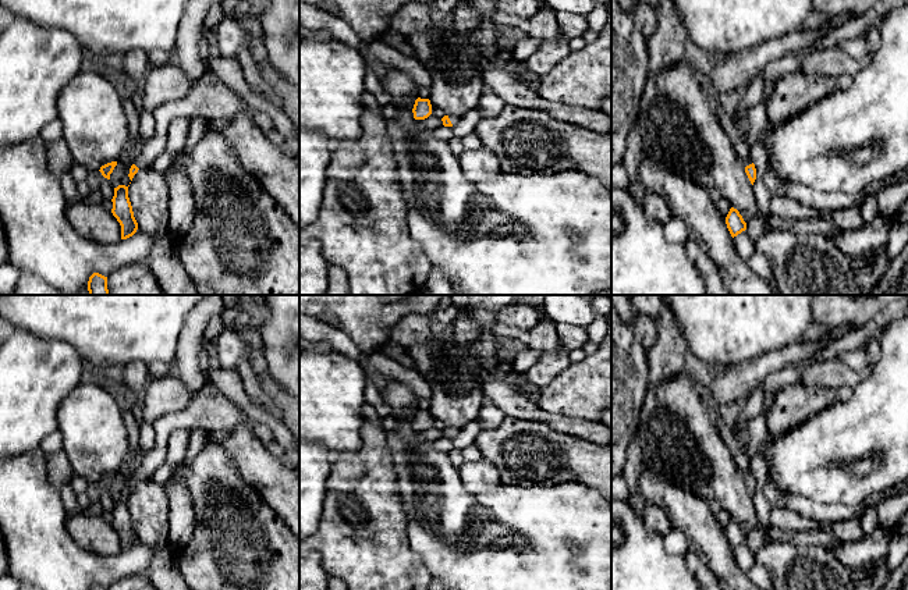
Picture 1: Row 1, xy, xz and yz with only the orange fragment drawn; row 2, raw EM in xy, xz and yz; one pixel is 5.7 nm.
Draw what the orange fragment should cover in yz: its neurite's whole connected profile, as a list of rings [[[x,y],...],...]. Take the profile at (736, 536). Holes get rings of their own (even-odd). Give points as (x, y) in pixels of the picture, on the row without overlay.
[[[734,519],[730,520],[726,529],[726,536],[733,550],[746,541],[746,534],[739,523]]]

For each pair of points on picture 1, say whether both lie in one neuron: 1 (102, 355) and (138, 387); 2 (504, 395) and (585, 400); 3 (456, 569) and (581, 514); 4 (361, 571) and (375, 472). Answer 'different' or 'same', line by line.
1: different
2: different
3: same
4: same

